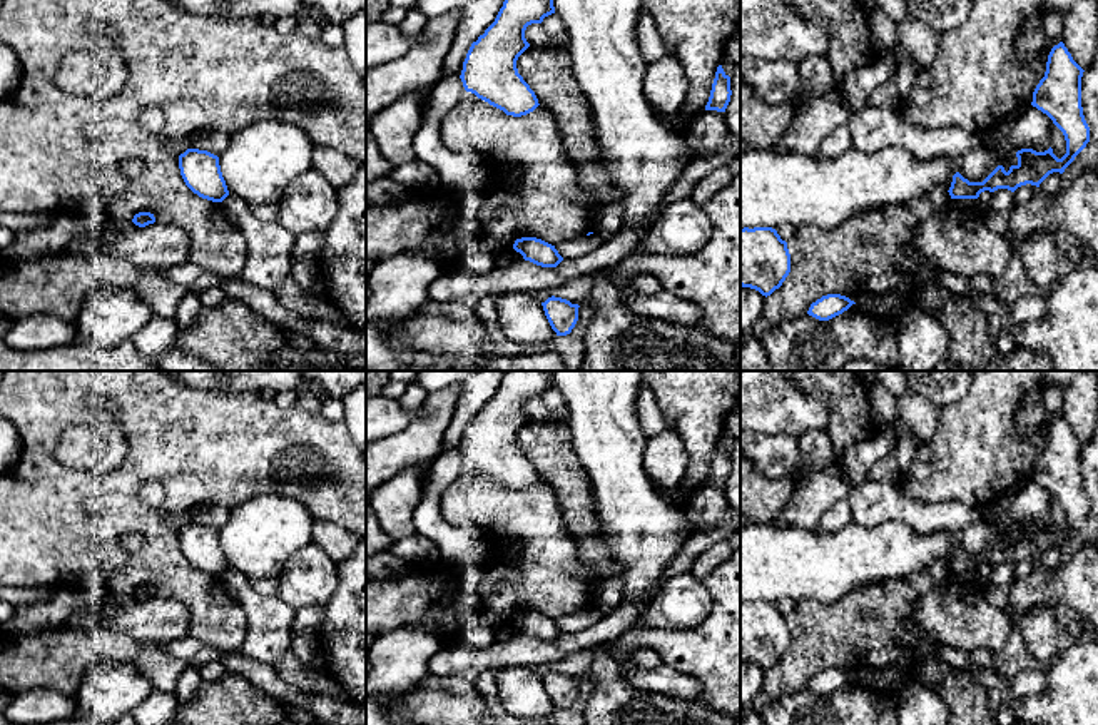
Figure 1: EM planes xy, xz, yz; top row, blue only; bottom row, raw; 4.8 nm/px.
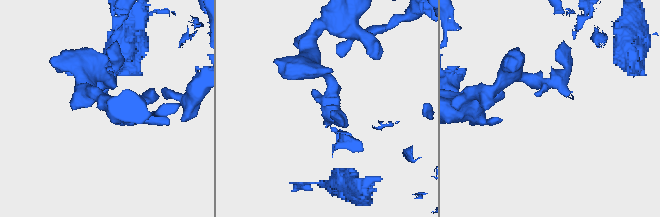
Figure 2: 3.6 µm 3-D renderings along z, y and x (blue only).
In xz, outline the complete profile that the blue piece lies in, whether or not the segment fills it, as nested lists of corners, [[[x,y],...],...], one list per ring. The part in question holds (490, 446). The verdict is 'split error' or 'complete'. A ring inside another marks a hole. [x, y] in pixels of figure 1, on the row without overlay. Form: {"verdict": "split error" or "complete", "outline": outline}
{"verdict": "complete", "outline": [[[506,371],[495,396],[471,418],[463,436],[461,456],[466,466],[521,491],[540,478],[518,448],[516,434],[530,421],[525,404],[555,388],[553,371]]]}

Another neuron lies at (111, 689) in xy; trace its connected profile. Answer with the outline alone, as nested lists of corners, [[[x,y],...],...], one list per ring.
[[[135,657],[97,660],[79,688],[77,715],[112,722],[132,713],[150,693],[152,683],[140,672]]]

